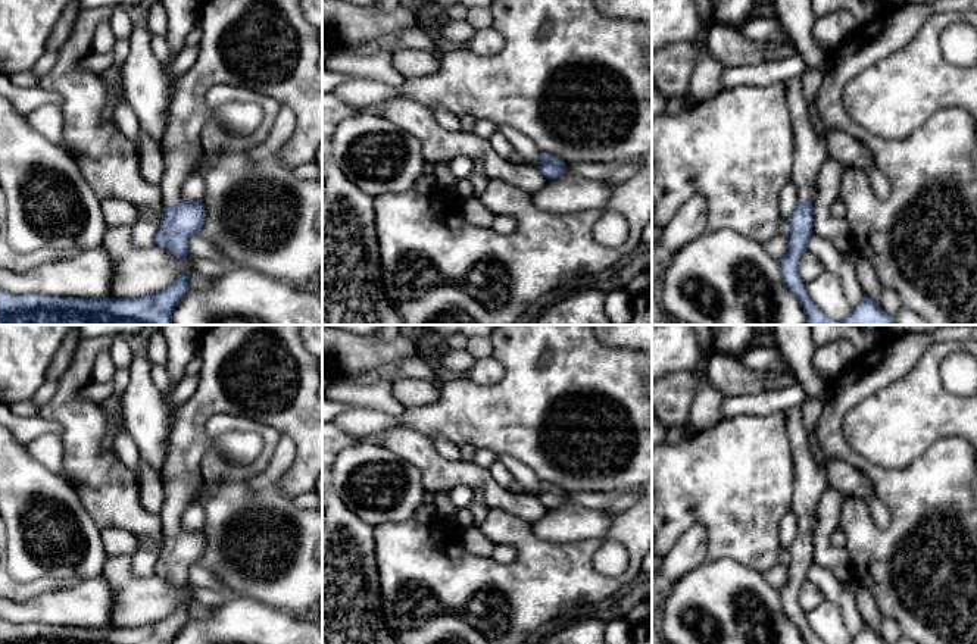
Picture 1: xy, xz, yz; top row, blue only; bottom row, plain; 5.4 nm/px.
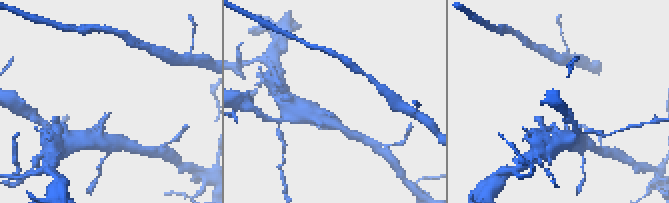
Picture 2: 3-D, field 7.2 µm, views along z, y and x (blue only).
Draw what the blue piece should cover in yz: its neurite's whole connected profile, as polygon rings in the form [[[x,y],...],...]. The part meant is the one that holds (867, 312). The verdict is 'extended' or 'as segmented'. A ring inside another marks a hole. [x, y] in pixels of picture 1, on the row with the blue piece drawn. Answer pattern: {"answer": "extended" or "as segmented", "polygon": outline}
{"answer": "extended", "polygon": [[[800,76],[786,81],[786,90],[795,131],[795,163],[790,182],[797,190],[797,204],[787,219],[790,225],[787,253],[778,260],[783,281],[803,307],[806,325],[893,325],[892,316],[867,294],[843,321],[836,321],[821,313],[806,293],[797,265],[802,253],[806,251],[809,237],[814,234],[812,201],[817,194],[817,176],[828,159],[828,151],[825,137],[812,128]]]}

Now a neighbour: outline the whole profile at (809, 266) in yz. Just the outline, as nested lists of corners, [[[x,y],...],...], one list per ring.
[[[803,251],[799,259],[797,272],[802,282],[808,284],[812,279],[821,276],[825,269],[815,254],[812,254],[811,251]]]

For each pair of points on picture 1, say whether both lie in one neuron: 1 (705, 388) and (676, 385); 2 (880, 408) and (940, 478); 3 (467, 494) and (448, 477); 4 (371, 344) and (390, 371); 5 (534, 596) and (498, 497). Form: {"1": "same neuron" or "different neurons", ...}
{"1": "different neurons", "2": "different neurons", "3": "different neurons", "4": "different neurons", "5": "different neurons"}

